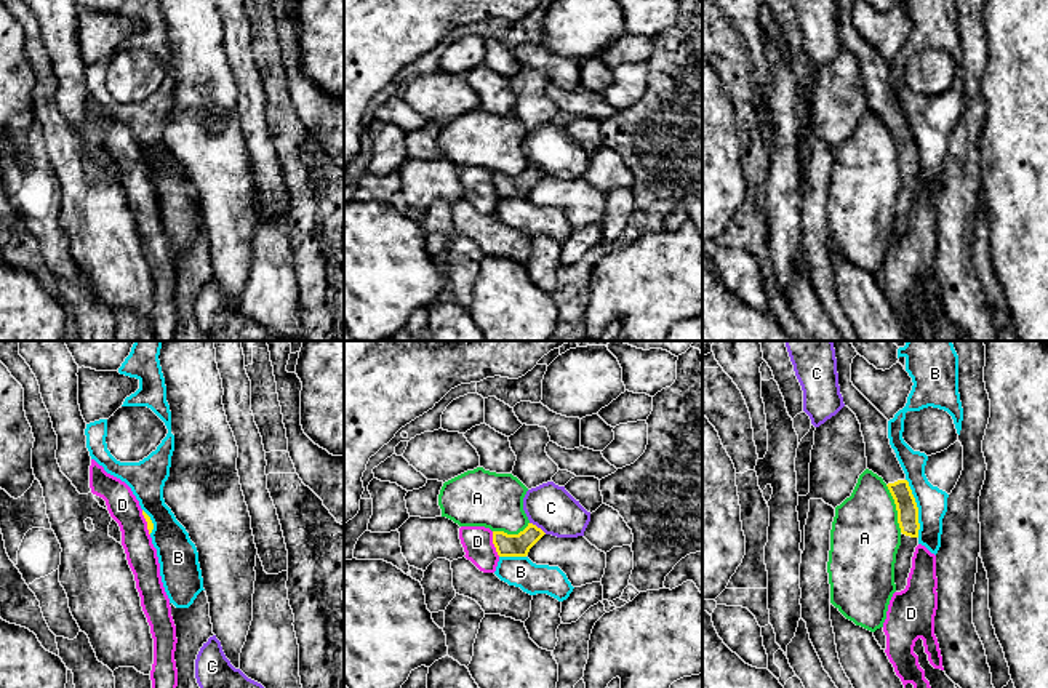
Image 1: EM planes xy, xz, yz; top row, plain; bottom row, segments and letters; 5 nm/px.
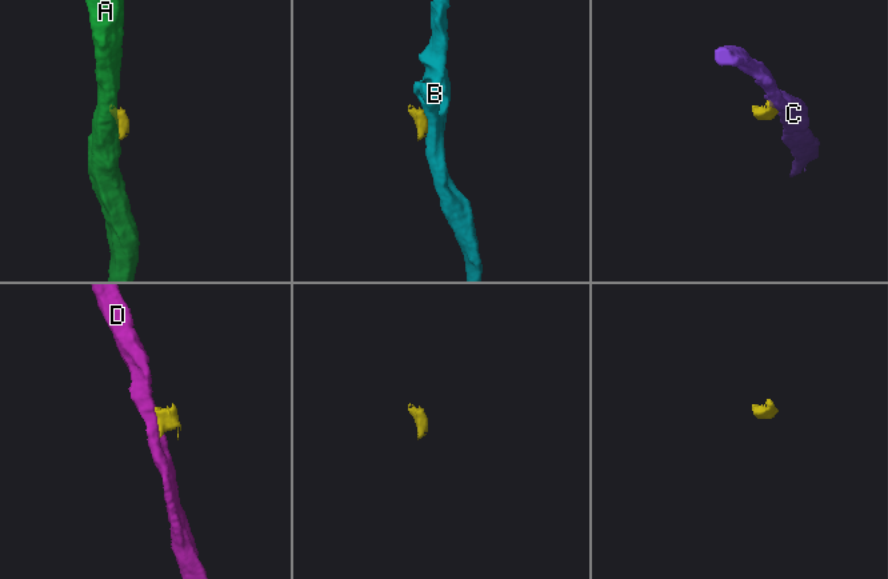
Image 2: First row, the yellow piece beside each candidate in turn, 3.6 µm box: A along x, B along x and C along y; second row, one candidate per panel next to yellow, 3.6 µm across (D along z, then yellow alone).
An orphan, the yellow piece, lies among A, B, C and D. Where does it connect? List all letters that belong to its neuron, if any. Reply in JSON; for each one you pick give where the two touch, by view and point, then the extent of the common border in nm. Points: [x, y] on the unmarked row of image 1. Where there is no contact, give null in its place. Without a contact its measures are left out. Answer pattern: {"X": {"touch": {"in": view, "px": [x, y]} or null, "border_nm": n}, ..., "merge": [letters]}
{"merge": []}

